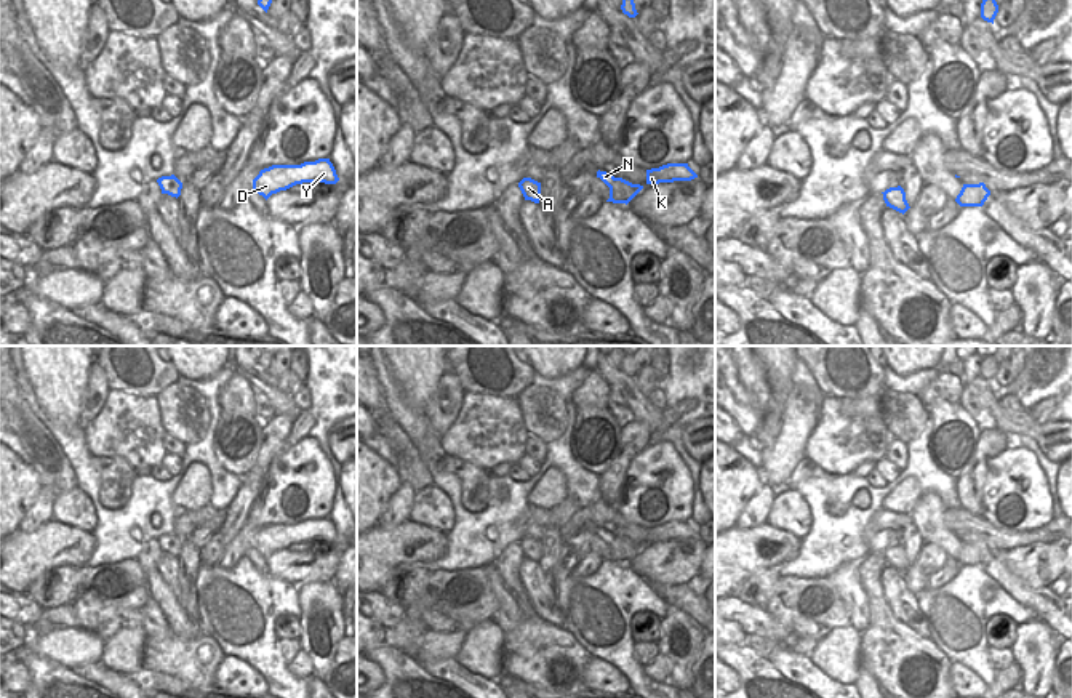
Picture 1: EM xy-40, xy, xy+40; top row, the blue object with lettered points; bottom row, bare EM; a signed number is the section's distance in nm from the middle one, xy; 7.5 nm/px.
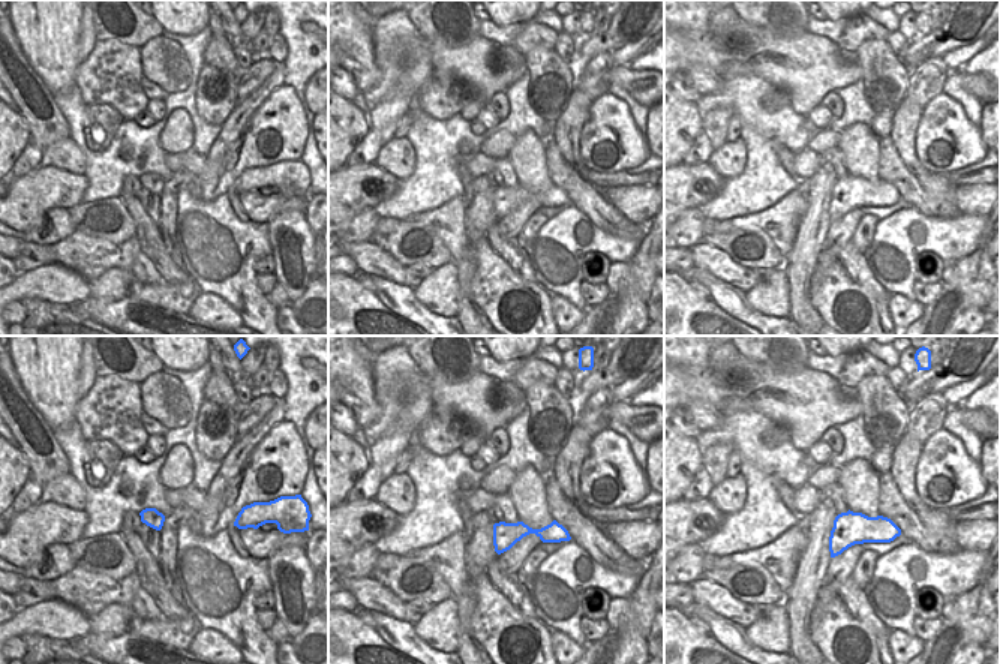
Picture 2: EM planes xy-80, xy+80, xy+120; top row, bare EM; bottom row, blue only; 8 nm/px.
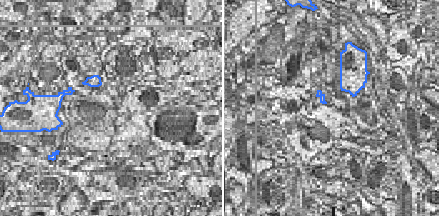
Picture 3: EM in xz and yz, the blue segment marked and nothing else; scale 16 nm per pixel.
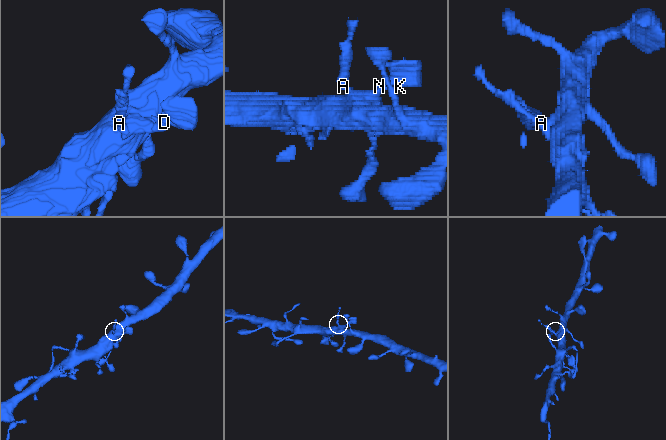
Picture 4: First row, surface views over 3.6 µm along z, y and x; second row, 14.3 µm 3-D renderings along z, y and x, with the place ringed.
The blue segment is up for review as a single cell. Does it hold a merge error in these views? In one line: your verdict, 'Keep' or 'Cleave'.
Keep.

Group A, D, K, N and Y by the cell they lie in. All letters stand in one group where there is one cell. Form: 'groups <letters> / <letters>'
groups A D K N Y

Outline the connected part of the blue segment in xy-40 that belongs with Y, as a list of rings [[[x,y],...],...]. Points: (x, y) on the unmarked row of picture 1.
[[[330,517],[304,520],[301,524],[272,524],[253,538],[253,548],[266,559],[280,549],[302,541],[336,543],[339,540]]]

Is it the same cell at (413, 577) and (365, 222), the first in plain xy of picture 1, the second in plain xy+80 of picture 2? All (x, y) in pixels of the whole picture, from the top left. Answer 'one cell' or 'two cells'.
one cell

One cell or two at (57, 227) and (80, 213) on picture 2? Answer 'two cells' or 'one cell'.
two cells

